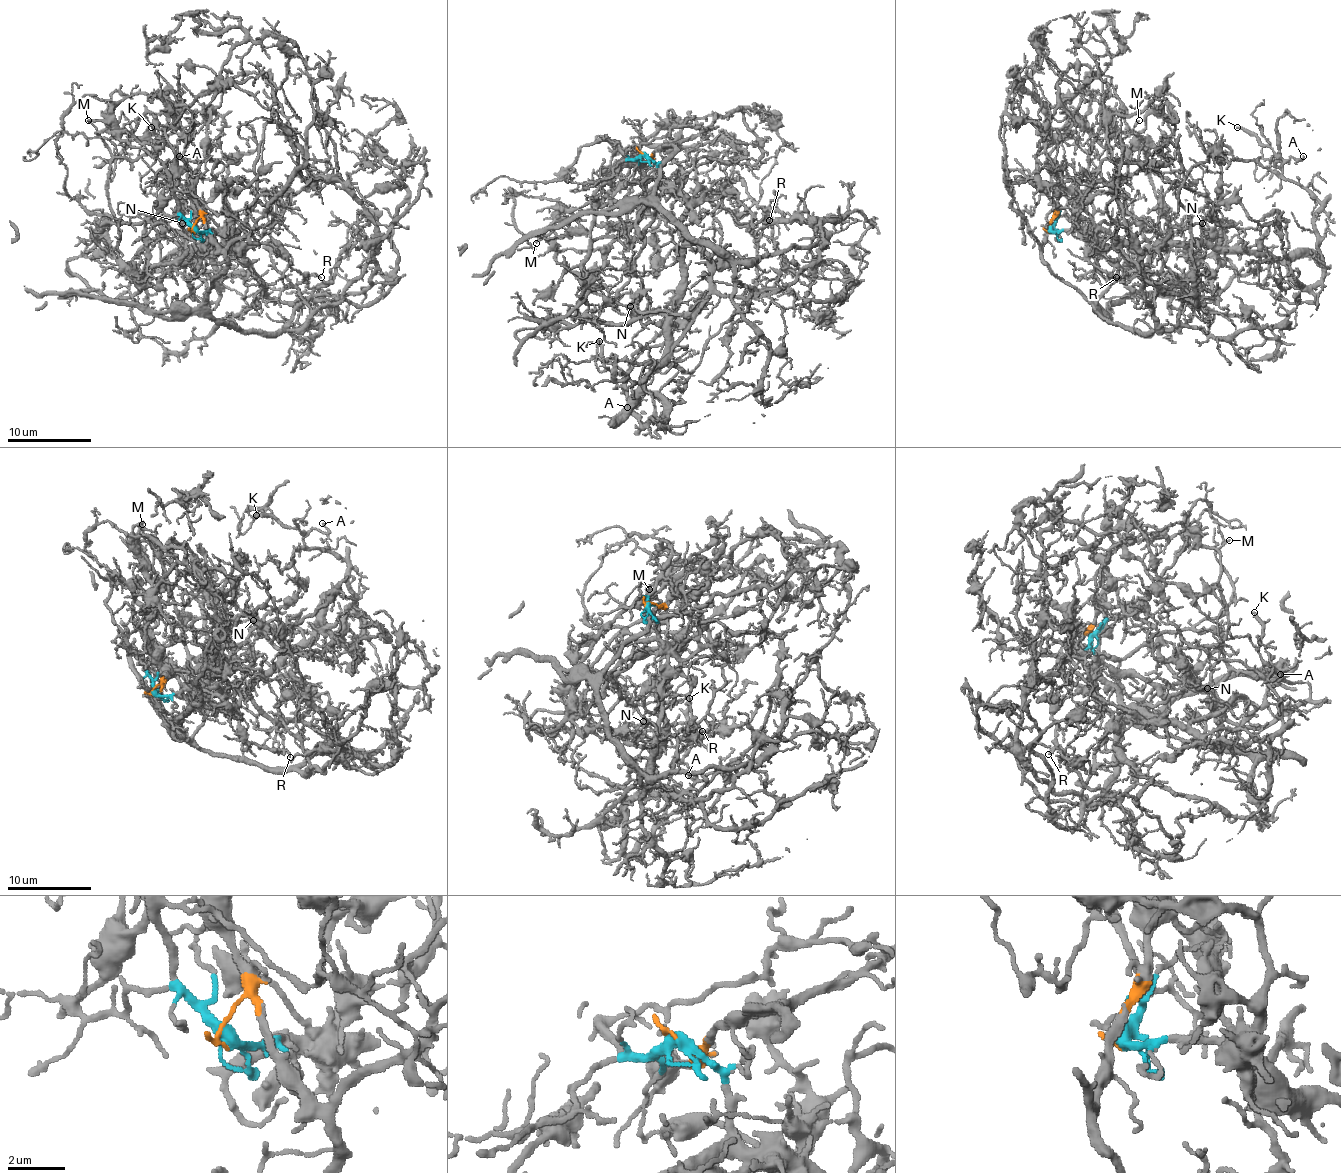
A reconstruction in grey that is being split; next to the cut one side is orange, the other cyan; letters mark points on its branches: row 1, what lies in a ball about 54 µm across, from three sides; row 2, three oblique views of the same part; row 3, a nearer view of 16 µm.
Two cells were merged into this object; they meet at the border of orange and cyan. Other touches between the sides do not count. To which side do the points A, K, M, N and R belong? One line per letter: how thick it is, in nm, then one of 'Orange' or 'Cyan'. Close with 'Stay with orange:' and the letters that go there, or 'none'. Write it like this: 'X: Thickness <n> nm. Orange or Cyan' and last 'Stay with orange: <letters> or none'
A: Thickness 120 nm. Cyan
K: Thickness 200 nm. Cyan
M: Thickness 130 nm. Cyan
N: Thickness 150 nm. Cyan
R: Thickness 160 nm. Cyan
Stay with orange: none

